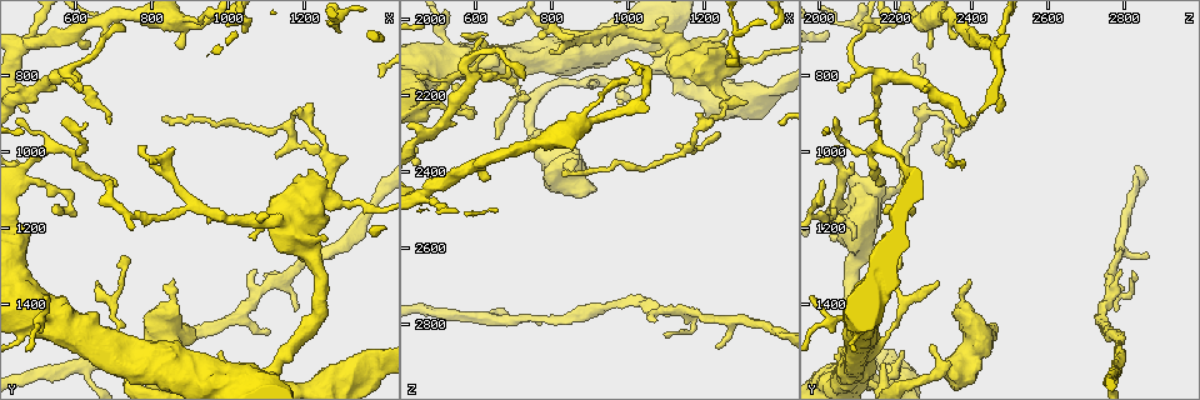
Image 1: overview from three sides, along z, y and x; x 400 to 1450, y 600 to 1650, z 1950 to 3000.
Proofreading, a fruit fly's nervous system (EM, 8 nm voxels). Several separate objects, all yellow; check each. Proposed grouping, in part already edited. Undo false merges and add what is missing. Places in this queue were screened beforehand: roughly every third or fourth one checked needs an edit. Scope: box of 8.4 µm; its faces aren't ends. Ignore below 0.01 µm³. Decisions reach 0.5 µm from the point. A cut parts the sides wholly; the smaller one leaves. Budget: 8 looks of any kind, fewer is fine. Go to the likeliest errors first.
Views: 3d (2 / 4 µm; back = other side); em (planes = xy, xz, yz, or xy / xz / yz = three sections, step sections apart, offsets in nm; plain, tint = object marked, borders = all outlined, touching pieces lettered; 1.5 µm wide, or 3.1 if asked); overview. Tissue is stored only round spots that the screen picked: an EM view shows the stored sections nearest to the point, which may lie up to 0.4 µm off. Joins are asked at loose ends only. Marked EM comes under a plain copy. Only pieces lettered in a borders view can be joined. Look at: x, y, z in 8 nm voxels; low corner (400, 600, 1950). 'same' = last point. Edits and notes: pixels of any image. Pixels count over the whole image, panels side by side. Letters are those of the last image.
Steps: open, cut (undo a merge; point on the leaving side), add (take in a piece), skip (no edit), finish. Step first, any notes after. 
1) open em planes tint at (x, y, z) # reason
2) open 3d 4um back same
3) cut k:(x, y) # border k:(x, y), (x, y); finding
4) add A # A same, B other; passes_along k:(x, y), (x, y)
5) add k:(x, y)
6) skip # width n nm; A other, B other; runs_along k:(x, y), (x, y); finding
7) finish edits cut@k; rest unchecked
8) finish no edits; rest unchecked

open em yz step 4 tint at (1060, 1220, 2100) # thick end

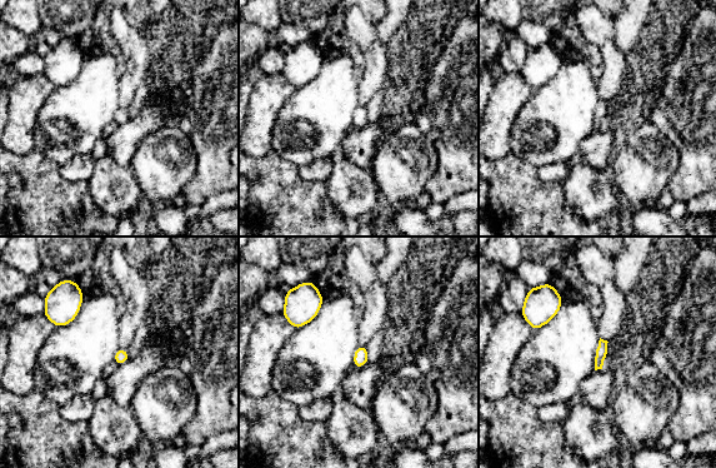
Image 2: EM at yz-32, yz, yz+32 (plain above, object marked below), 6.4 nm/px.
open em planes borders same # another direction

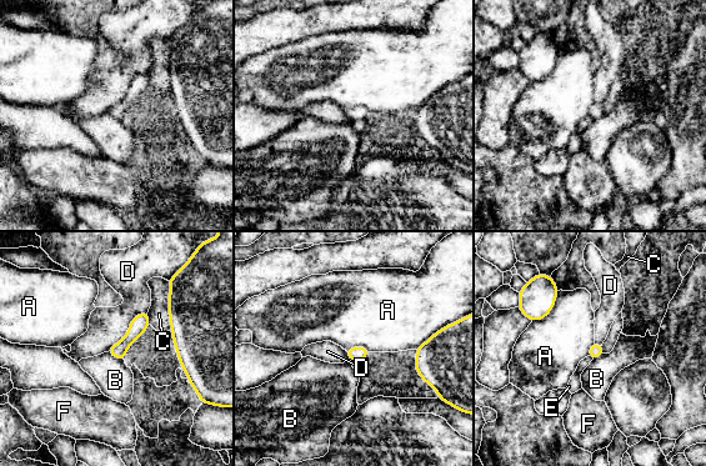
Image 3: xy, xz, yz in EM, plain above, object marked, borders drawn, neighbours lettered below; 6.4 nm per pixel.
skip # A other, B other, C other, D other, E other, F other; border 3:(108, 351), (124, 361); none of them fits

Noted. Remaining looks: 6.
open 3d 4um at (750, 1585, 2310) # sudden change in width

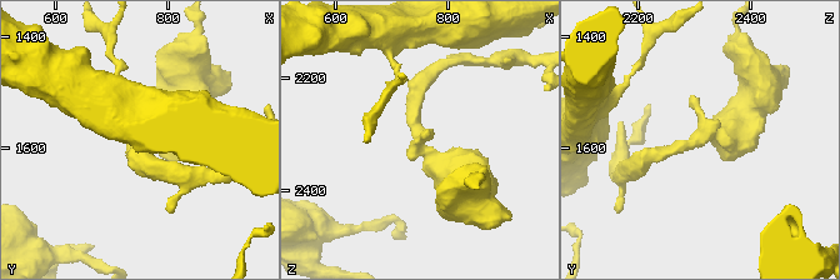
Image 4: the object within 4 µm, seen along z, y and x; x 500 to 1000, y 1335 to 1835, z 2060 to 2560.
open em planes borders at (755, 1580, 2315)

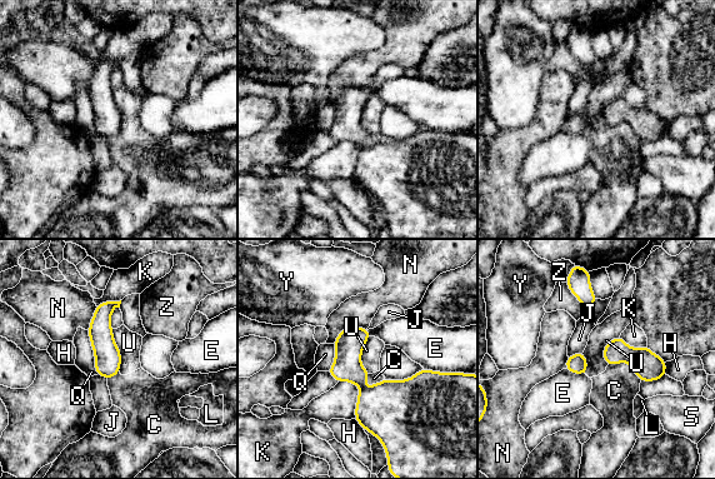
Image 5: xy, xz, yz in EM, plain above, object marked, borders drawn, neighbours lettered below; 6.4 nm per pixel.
skip # width 150 nm; C other, E other, H other, J other, K other, L other, N other, Q other, S other, U other, Y other, Z other; runs_along 5:(105, 304), (103, 344), (110, 374); all the same cell

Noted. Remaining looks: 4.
open 3d 4um at (1250, 980, 2240) # a narrow waist

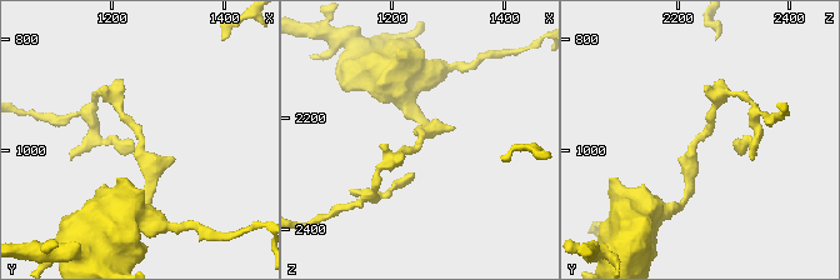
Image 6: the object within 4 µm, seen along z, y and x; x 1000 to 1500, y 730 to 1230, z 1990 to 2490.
open em planes tint at (1245, 985, 2240) # arm_widths 160, 160 nm; now the EM

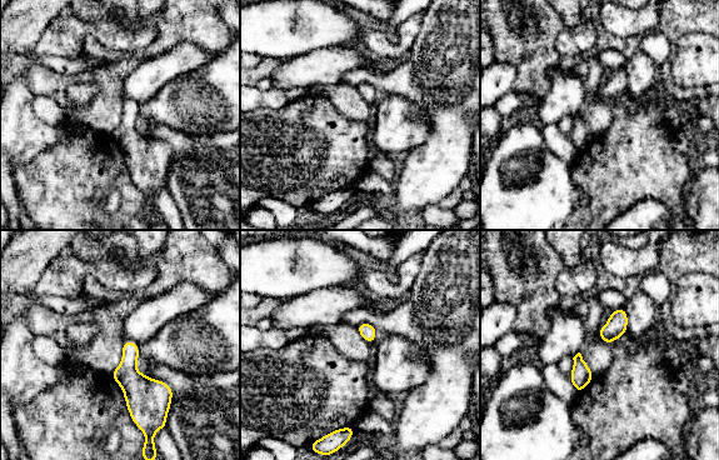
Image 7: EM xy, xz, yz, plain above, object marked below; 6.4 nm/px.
open em planes borders same

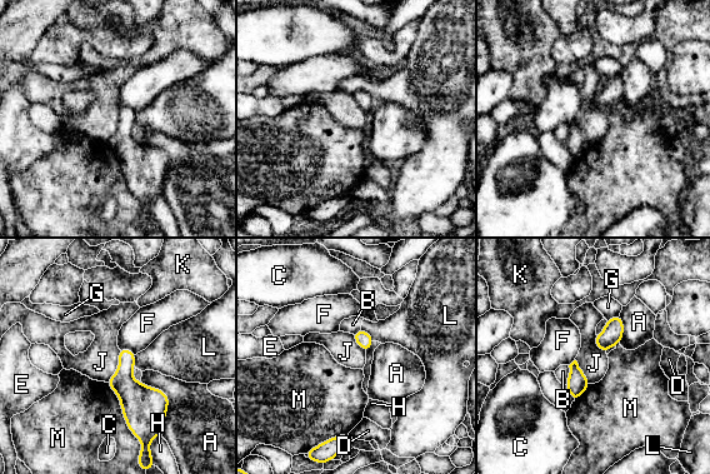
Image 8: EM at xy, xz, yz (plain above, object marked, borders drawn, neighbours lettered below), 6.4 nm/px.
skip # width 100 nm; A other, B other, C other, D other, E other, F other, G other, H other, J other, K other, L other, M other; border 8:(119, 349), (118, 369), (106, 382); all the same cell

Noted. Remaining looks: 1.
finish no edits; rest unchecked

